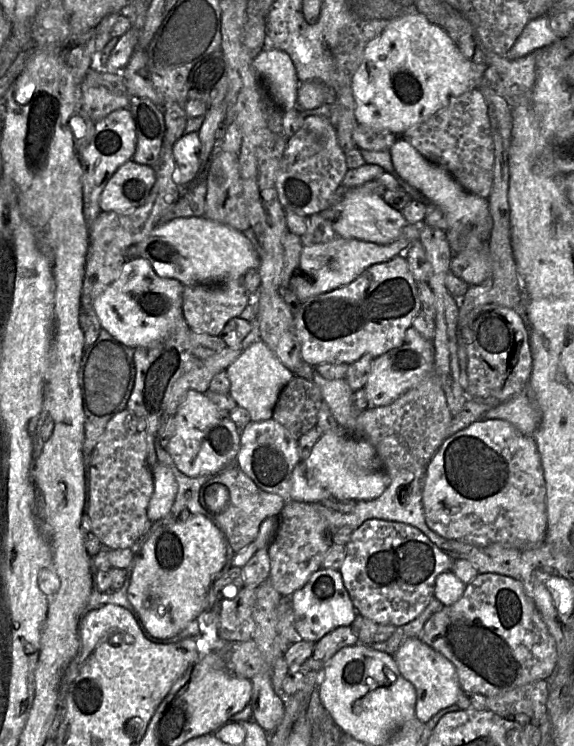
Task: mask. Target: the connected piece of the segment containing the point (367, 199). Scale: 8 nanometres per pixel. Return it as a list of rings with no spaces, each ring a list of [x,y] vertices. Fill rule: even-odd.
[[[361,187],[341,189],[339,200],[319,214],[329,221],[336,235],[380,245],[390,244],[397,240],[408,224],[402,213],[388,205],[381,196],[370,193]]]

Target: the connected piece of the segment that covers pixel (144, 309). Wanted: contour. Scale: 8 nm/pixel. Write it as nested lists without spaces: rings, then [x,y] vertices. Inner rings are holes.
[[[142,257],[126,261],[120,276],[94,301],[94,312],[101,328],[122,344],[139,348],[165,338],[183,313],[185,286],[159,277]]]

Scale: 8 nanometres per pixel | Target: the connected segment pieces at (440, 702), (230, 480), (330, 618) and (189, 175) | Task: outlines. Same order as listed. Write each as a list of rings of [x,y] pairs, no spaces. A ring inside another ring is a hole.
[[[419,637],[410,638],[393,655],[400,673],[416,689],[416,717],[427,723],[440,710],[458,702],[462,692],[453,664],[442,654],[423,643]]]
[[[238,466],[228,467],[203,484],[199,502],[220,524],[235,554],[253,542],[262,522],[271,516],[278,516],[285,504],[279,495],[261,490]]]
[[[320,568],[290,598],[298,635],[301,639],[313,643],[317,643],[323,636],[337,627],[351,626],[357,616],[339,570]]]
[[[198,132],[183,134],[175,143],[173,180],[179,187],[190,185],[200,167],[201,141]]]

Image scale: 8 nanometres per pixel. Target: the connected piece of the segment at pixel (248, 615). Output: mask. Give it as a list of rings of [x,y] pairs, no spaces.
[[[243,586],[236,597],[221,601],[218,637],[225,644],[252,640],[255,631],[253,611],[256,604],[256,588]]]

